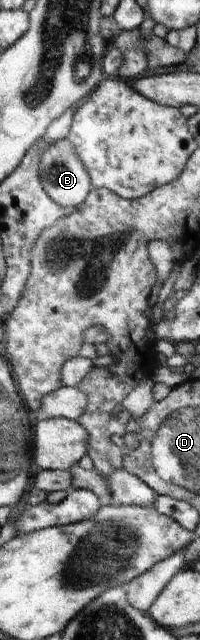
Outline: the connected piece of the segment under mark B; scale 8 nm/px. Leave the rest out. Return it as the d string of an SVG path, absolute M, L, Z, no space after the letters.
M68 137L57 142L49 142L49 148L45 148L45 151L42 160L42 180L47 193L63 207L77 209L85 204L95 186L90 171L79 156L78 147Z

